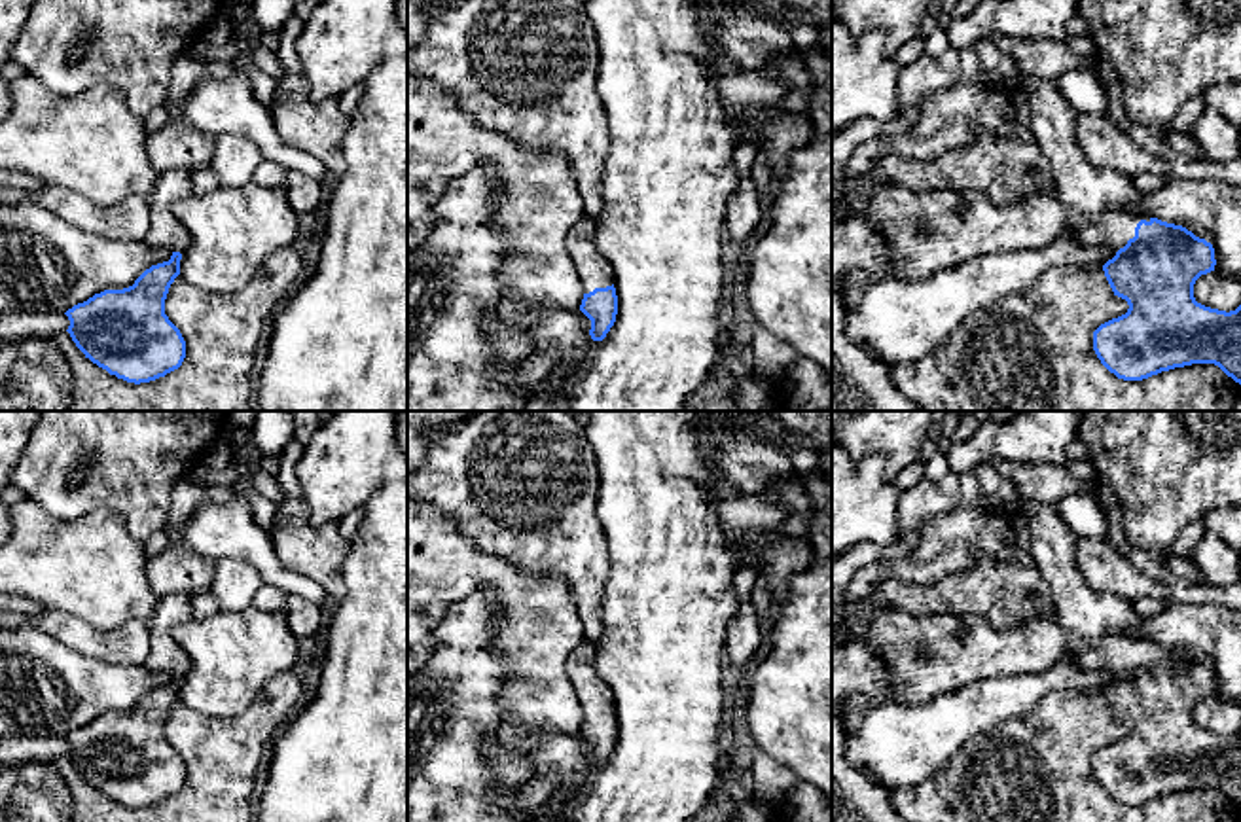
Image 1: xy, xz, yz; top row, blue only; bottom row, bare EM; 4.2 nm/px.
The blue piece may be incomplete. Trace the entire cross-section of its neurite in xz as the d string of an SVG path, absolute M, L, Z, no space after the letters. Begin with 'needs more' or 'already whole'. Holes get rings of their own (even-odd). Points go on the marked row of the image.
needs more | M585 216L570 229L567 246L584 288L580 311L591 320L591 339L603 341L616 322L618 295L610 265L597 246L595 233L595 220Z

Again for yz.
needs more | M1021 76L1019 87L1031 102L1031 131L1052 163L1053 188L1069 212L1065 231L1080 244L1116 252L1103 271L1114 295L1125 299L1129 309L1093 331L1093 350L1101 364L1124 381L1142 381L1192 364L1214 364L1241 384L1241 305L1226 313L1194 297L1196 280L1214 271L1213 244L1182 225L1144 214L1131 178L1099 169L1084 157L1076 134L1078 114L1053 80Z

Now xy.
needs more | M172 169L157 174L146 197L150 231L144 242L171 248L171 259L146 269L133 286L104 290L64 313L70 320L66 331L85 358L127 383L165 377L186 358L186 341L165 314L165 299L191 242L172 206L193 195L193 172Z

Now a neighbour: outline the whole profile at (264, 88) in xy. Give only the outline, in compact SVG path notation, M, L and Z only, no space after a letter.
M241 59L235 63L237 72L243 72L246 80L250 81L250 87L254 91L254 97L265 106L271 108L277 81L263 72L260 72L252 63Z

